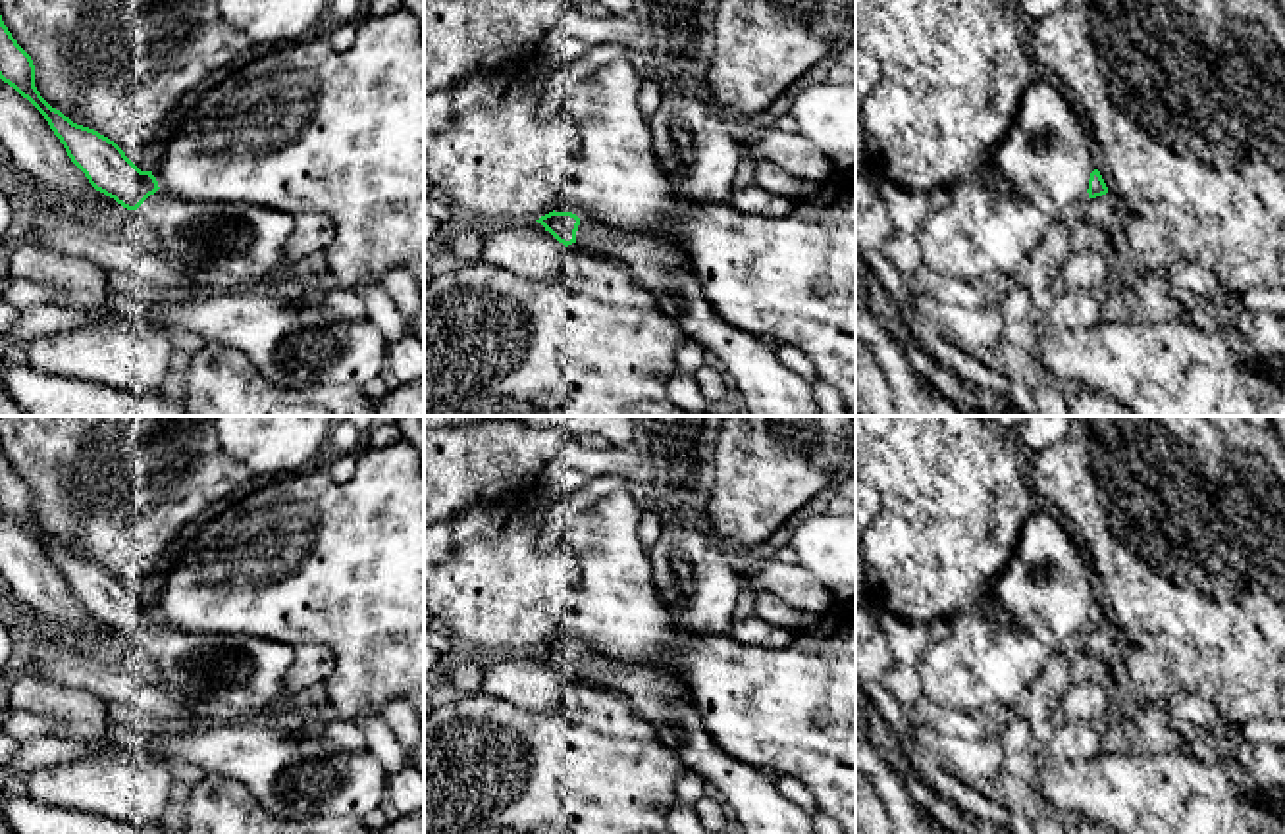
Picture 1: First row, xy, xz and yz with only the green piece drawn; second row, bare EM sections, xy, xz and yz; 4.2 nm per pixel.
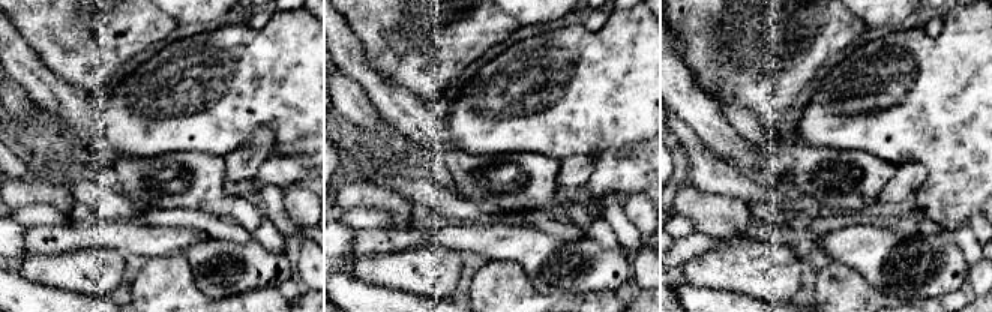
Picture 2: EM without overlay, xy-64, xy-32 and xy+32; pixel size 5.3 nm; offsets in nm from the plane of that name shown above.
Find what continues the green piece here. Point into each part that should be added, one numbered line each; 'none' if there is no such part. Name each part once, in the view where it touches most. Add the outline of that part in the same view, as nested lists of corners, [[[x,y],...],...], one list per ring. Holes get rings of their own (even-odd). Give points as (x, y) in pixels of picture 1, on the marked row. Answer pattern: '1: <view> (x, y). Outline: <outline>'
1: xz (752, 366). Outline: [[[580,218],[576,245],[624,262],[686,339],[722,360],[726,379],[742,393],[749,416],[825,416],[815,406],[813,385],[778,360],[776,347],[728,324],[707,302],[676,241]]]

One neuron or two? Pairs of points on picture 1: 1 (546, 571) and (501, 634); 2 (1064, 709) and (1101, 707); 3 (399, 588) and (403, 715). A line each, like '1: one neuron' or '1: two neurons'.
1: one neuron
2: one neuron
3: two neurons

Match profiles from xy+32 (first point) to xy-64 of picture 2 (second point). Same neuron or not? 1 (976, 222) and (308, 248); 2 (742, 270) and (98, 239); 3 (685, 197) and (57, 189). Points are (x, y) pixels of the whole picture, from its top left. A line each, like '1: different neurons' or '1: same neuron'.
1: different neurons
2: different neurons
3: same neuron

